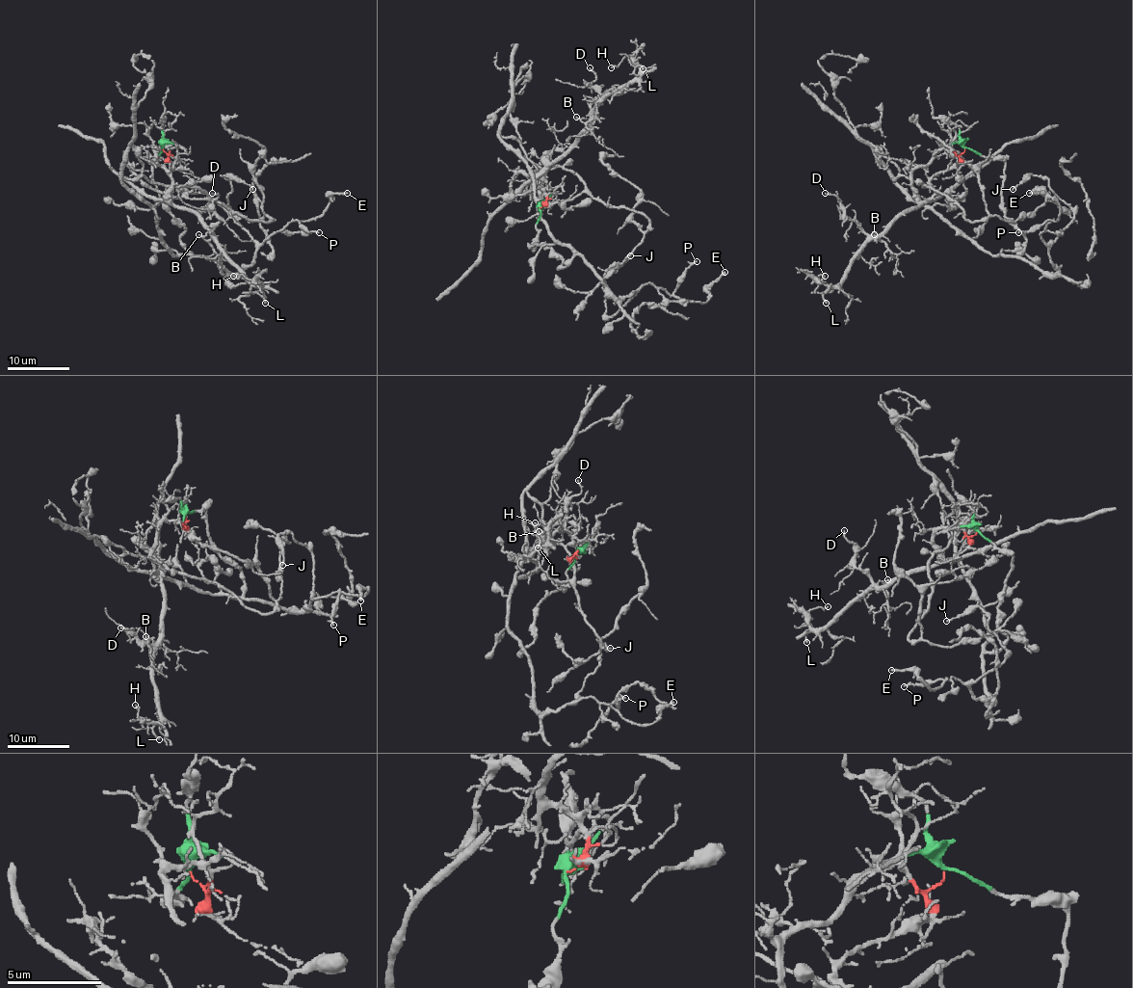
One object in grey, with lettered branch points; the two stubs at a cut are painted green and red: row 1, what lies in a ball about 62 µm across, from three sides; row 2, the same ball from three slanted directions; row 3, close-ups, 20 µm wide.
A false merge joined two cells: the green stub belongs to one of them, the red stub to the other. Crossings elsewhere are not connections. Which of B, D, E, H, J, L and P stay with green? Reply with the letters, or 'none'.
E, J, P

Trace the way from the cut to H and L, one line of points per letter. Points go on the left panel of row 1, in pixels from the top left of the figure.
H: (162, 149), (172, 203), (261, 285), (233, 276)
L: (162, 149), (168, 155), (168, 147), (155, 149), (157, 163), (171, 178), (172, 203), (193, 211), (266, 303)

